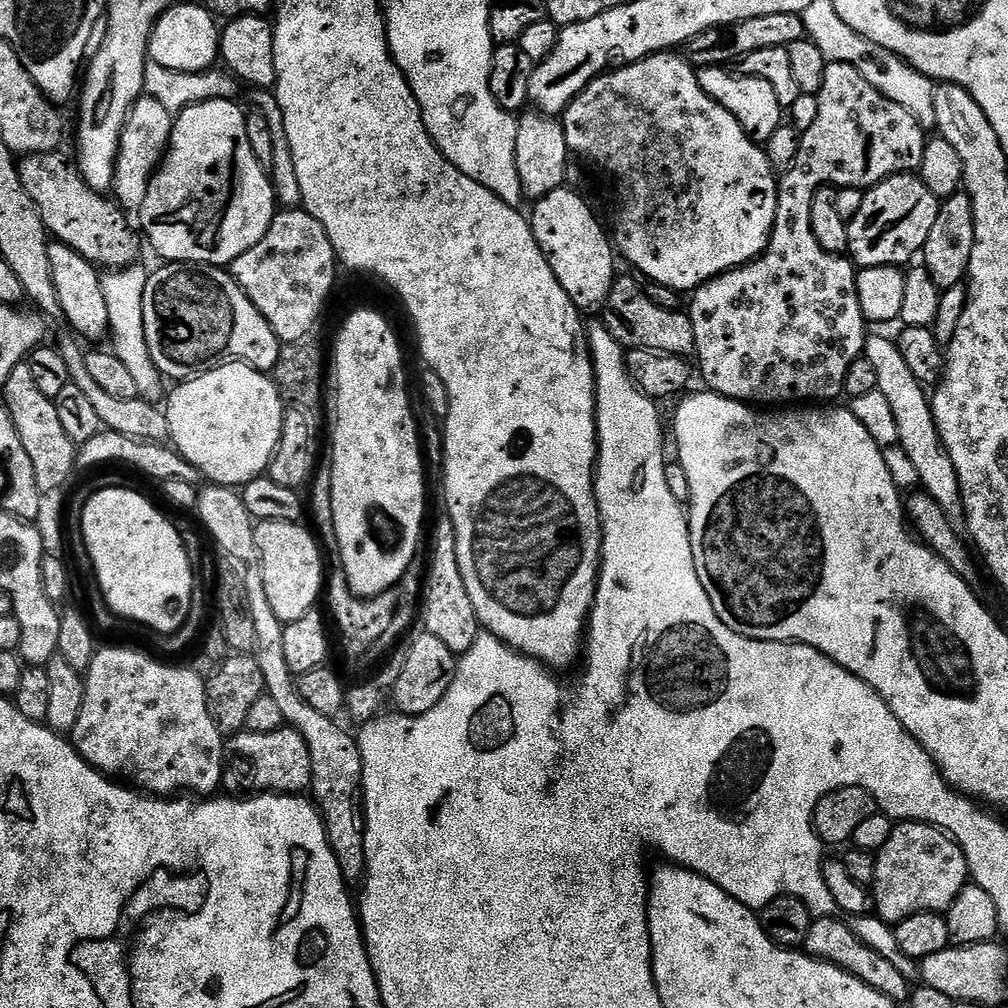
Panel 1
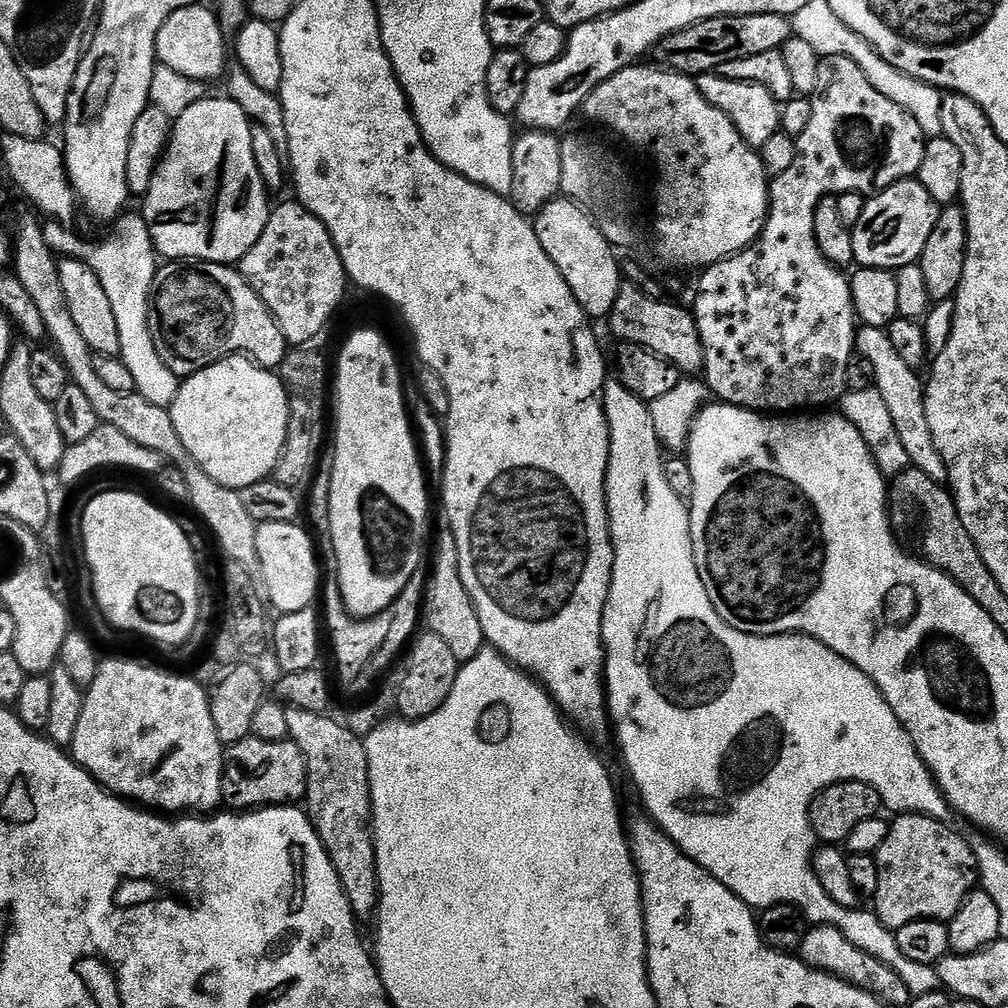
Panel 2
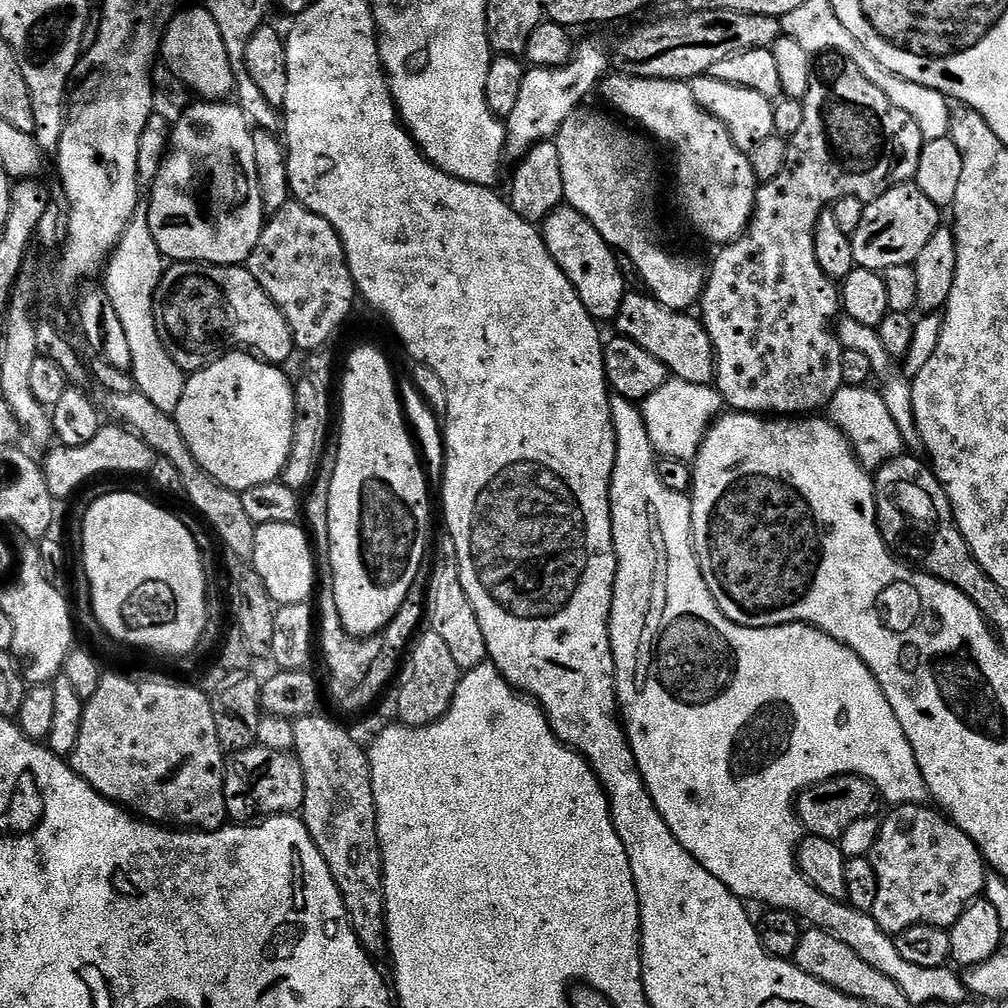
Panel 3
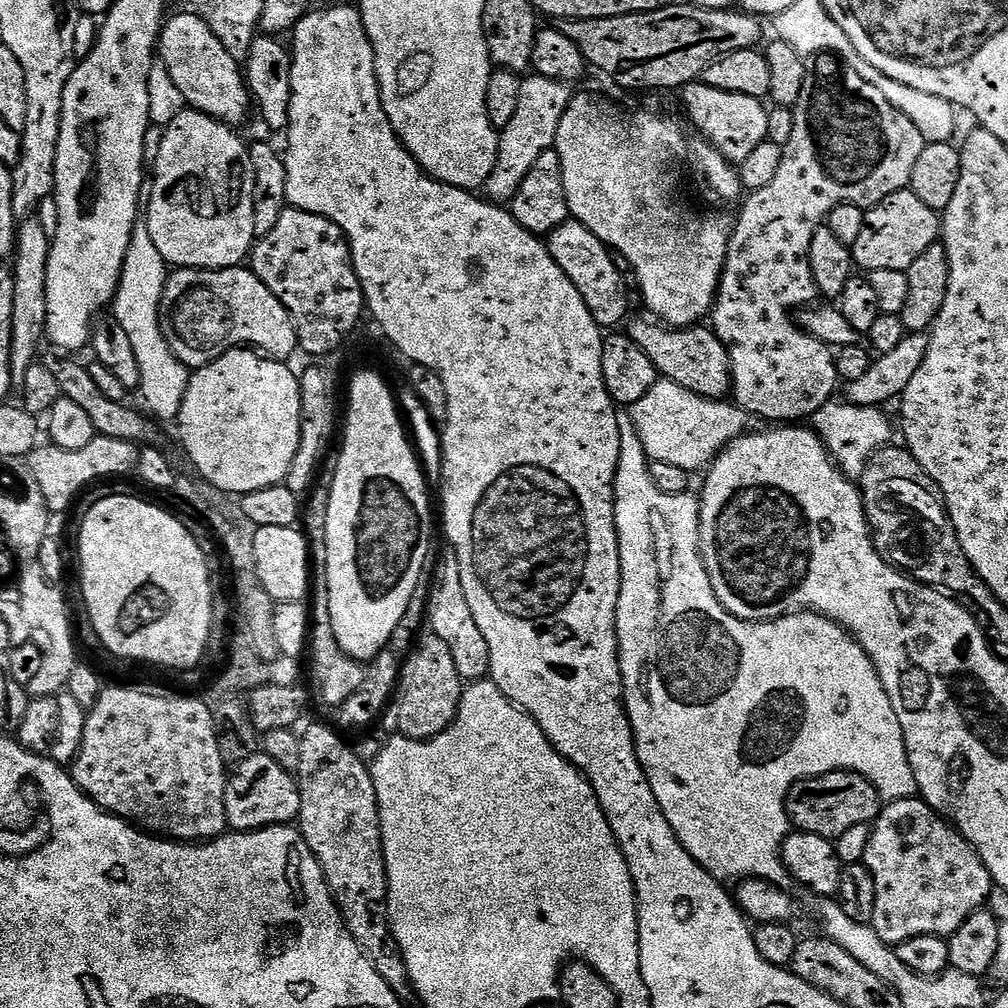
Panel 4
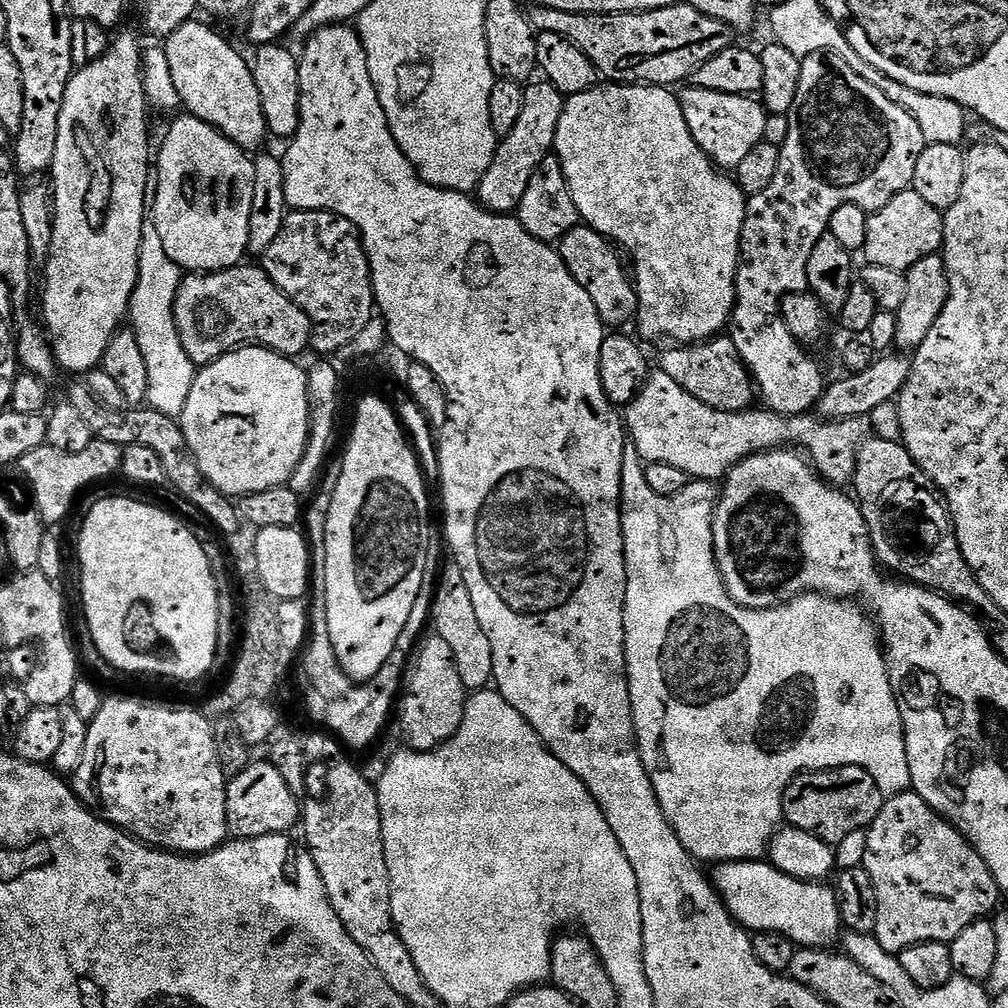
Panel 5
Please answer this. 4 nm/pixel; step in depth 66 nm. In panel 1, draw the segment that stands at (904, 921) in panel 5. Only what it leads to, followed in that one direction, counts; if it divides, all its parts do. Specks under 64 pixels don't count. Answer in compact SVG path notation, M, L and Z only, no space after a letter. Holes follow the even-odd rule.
M897 823L893 827L891 838L879 848L875 853L875 858L874 912L881 920L893 926L910 918L910 914L947 913L950 905L958 898L958 894L962 894L962 890L970 883L966 854L962 854L956 840L932 824Z

